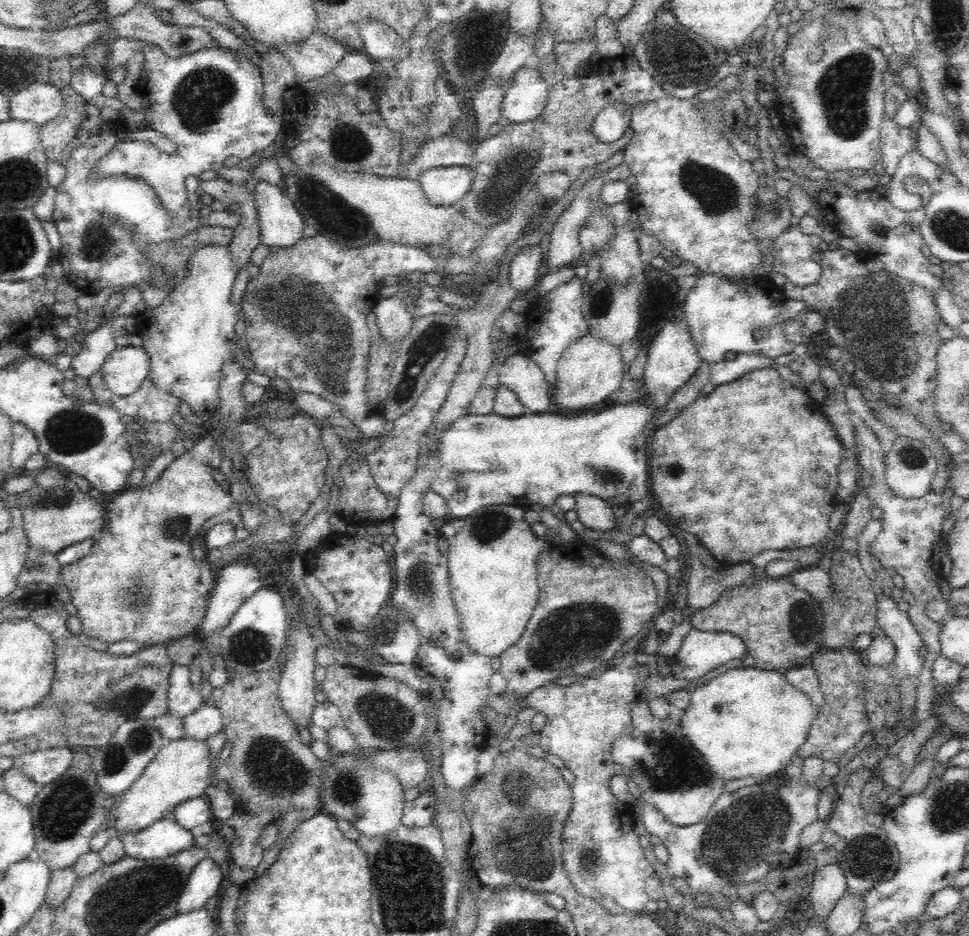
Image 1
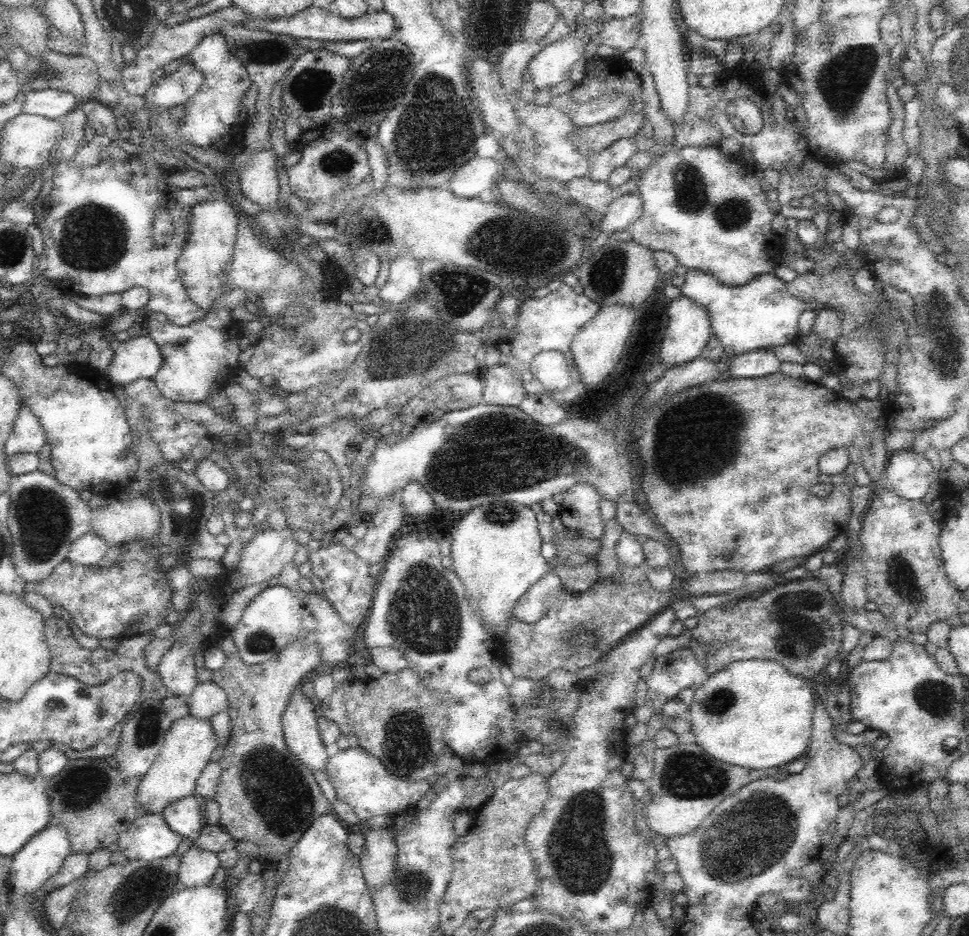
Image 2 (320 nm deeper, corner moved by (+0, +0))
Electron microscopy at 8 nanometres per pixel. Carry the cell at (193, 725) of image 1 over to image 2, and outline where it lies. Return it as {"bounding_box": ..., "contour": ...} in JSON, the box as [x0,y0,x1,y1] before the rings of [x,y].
{"bounding_box":[187,681,229,720],"contour":[[[212,681],[197,683],[187,698],[190,715],[200,720],[210,720],[212,716],[225,712],[229,702],[226,691]]]}

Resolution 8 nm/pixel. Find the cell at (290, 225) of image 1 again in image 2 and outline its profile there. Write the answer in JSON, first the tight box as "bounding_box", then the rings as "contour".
{"bounding_box":[238,149,279,210],"contour":[[[270,149],[252,153],[239,172],[238,189],[243,195],[260,205],[262,210],[279,208],[278,177],[276,159],[278,156]]]}

